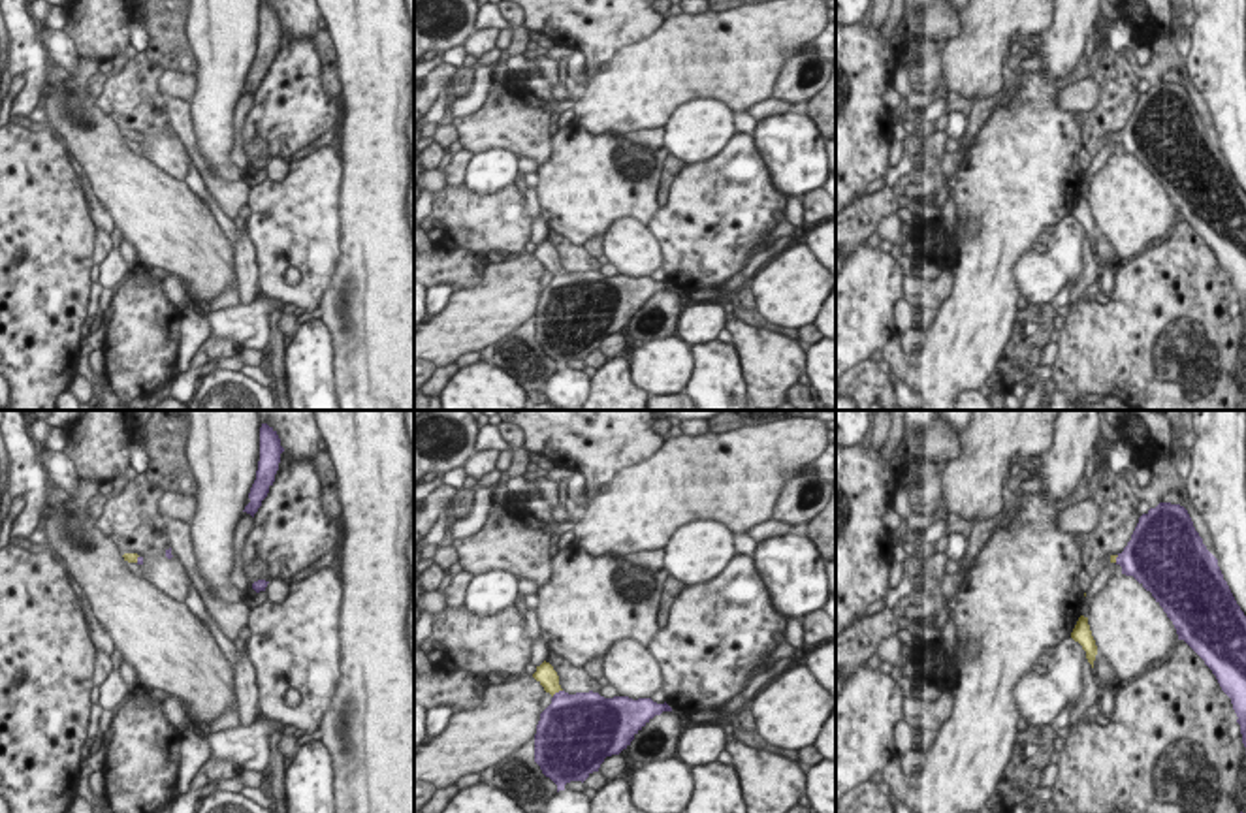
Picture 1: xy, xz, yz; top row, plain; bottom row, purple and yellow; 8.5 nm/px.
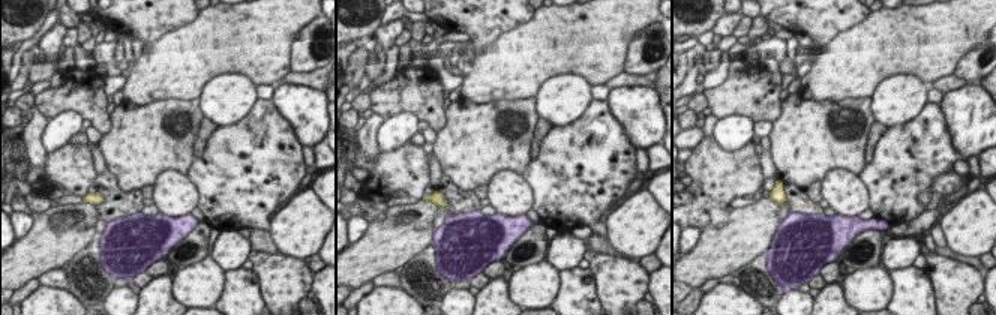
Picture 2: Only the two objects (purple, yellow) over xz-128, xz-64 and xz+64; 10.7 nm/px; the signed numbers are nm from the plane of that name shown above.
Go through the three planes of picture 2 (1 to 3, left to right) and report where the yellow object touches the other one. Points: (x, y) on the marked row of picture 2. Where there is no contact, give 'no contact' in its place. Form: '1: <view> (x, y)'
1: no contact
2: no contact
3: no contact

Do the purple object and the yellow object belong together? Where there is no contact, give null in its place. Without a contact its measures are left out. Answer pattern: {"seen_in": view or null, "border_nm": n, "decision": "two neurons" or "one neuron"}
{"seen_in": "xz", "border_nm": 110, "decision": "one neuron"}

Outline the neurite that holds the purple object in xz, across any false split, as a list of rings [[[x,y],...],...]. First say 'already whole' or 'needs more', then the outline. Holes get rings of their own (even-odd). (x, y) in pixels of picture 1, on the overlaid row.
needs more | [[[546,661],[533,678],[553,696],[536,725],[535,762],[557,785],[557,792],[570,781],[583,783],[606,757],[627,749],[655,715],[672,711],[666,702],[651,698],[604,698],[593,691],[568,694]]]

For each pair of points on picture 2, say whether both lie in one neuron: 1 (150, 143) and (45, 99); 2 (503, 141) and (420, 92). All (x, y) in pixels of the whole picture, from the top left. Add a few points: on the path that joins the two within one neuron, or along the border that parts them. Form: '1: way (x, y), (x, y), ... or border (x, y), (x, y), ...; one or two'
1: way (125, 132), (107, 125), (81, 99), (71, 99); one
2: way (482, 138), (471, 138), (438, 113); one

